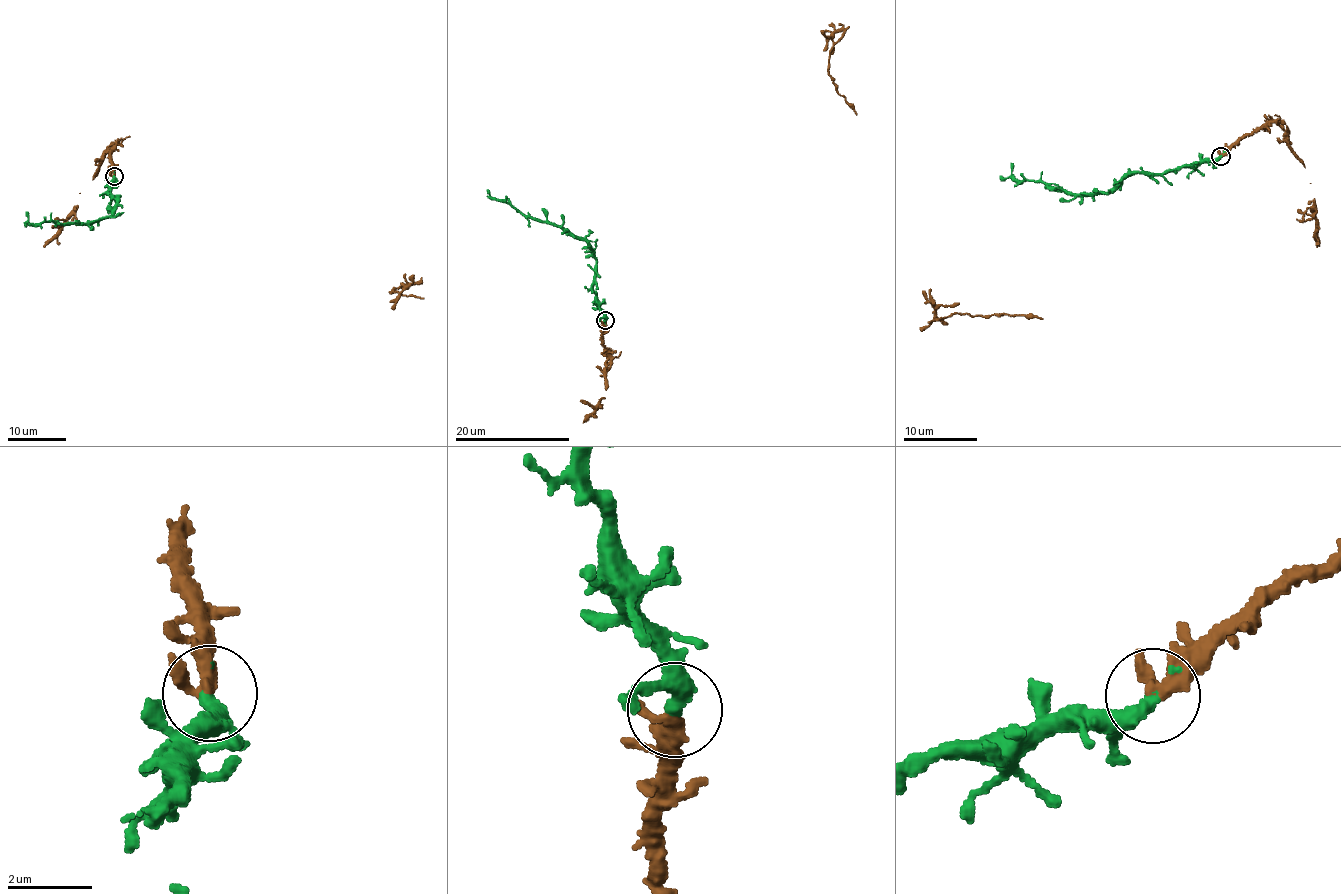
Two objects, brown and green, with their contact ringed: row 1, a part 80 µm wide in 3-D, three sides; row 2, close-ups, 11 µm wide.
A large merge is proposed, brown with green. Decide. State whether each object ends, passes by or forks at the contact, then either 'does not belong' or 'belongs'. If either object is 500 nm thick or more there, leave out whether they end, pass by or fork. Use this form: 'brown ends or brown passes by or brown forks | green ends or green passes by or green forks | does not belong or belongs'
brown passes by | green ends | belongs

